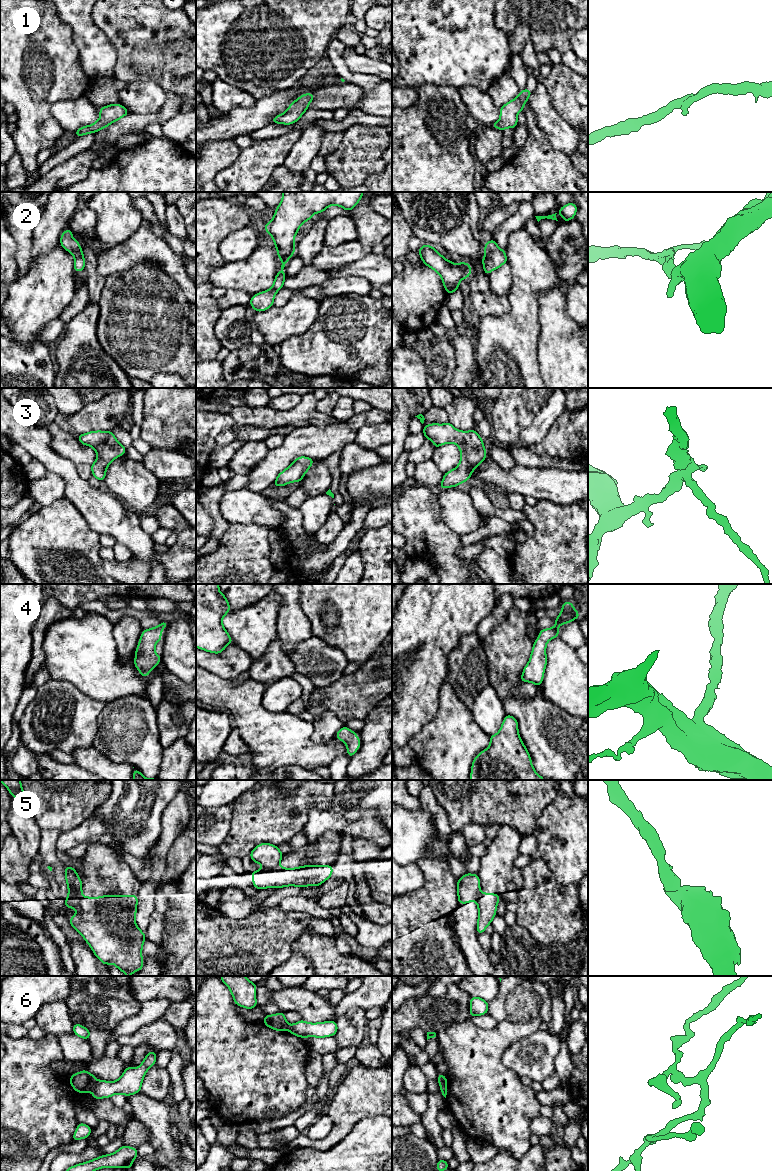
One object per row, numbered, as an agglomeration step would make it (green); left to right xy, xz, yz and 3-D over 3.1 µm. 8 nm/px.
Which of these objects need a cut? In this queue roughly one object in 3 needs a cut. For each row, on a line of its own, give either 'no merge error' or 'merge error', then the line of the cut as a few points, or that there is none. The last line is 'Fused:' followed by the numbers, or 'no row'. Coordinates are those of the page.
1: no merge error; cut none
2: no merge error; cut none
3: no merge error; cut none
4: no merge error; cut none
5: merge error; cut xy (82, 895), (67, 897)
6: merge error; cut xy (96, 1080), (89, 1089)
Fused: 5, 6

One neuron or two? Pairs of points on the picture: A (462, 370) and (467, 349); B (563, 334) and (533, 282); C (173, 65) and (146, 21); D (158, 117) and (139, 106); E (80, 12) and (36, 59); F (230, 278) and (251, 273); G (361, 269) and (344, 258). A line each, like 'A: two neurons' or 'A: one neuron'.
A: one neuron
B: two neurons
C: one neuron
D: two neurons
E: two neurons
F: one neuron
G: two neurons

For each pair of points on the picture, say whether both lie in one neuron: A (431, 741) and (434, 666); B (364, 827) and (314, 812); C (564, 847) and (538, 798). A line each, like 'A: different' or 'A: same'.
A: different
B: different
C: different

